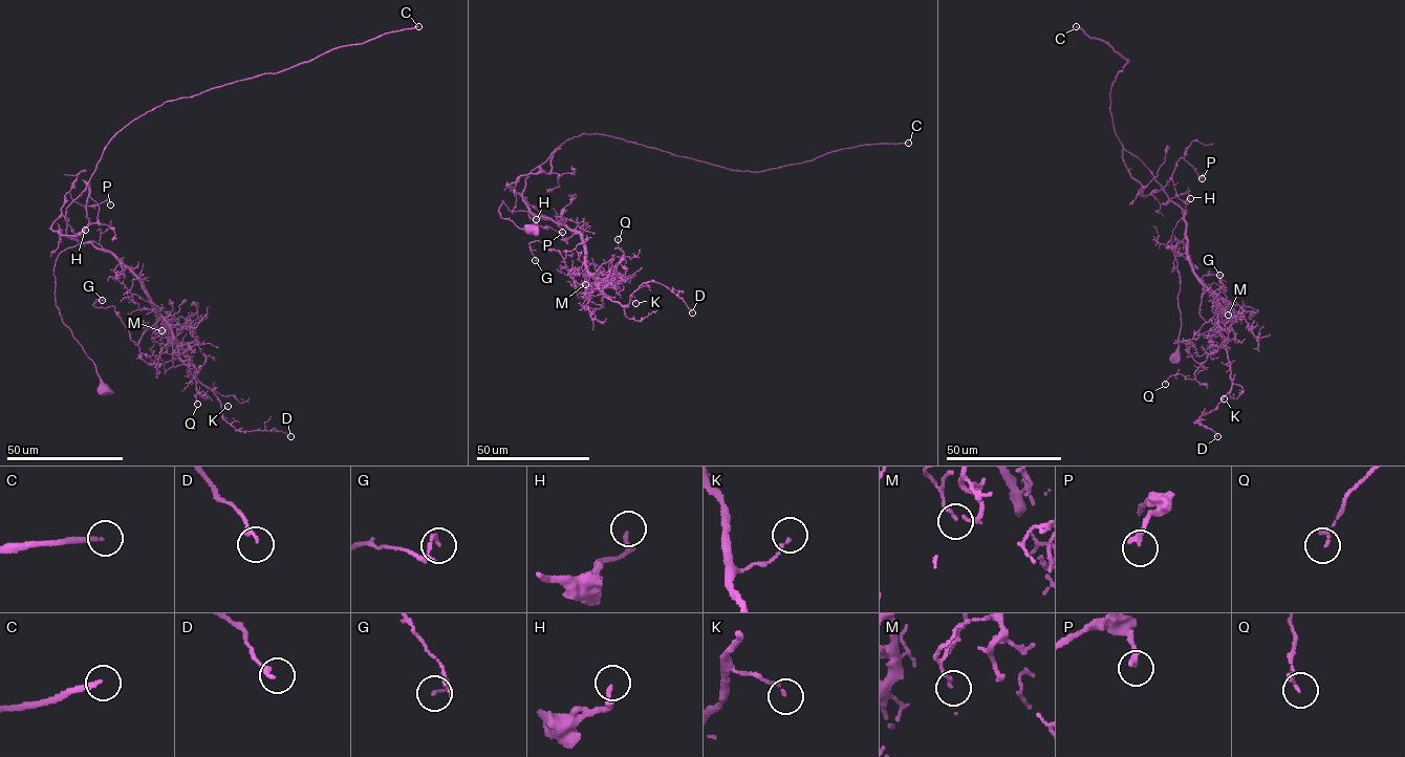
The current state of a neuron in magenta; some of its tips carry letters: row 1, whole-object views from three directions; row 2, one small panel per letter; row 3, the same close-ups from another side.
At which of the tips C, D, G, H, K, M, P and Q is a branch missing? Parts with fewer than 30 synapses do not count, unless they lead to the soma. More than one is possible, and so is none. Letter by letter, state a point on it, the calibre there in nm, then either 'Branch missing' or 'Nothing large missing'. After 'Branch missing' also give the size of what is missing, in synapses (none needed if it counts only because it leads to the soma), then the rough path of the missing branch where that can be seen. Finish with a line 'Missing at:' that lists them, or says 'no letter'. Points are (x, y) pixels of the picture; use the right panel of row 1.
C: Place: (1076, 26). Thickness 180 nm. Branch missing. Roughly 250 synapses. Course of what is missing: (1076, 26), (1063, 45), (1066, 89), (1001, 143), (987, 180), (979, 221), (1002, 263), (1017, 322)
D: Place: (1217, 436). Thickness 200 nm. Nothing large missing
G: Place: (1219, 275). Thickness 130 nm. Nothing large missing
H: Place: (1190, 198). Thickness 190 nm. Nothing large missing
K: Place: (1224, 398). Thickness 120 nm. Nothing large missing
M: Place: (1228, 315). Thickness 120 nm. Nothing large missing
P: Place: (1202, 178). Thickness 240 nm. Nothing large missing
Q: Place: (1165, 384). Thickness 180 nm. Nothing large missing
Missing at: C

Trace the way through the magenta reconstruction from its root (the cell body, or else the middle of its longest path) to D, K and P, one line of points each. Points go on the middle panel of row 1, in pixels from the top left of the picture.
D: (531, 229), (501, 217), (502, 201), (578, 233), (585, 267), (607, 298), (626, 306), (653, 281), (692, 312)
K: (531, 229), (501, 217), (502, 201), (511, 211), (578, 233), (598, 288), (622, 305), (635, 303)
P: (531, 229), (498, 211), (531, 213), (525, 179), (559, 148), (548, 173), (510, 186), (562, 232)

